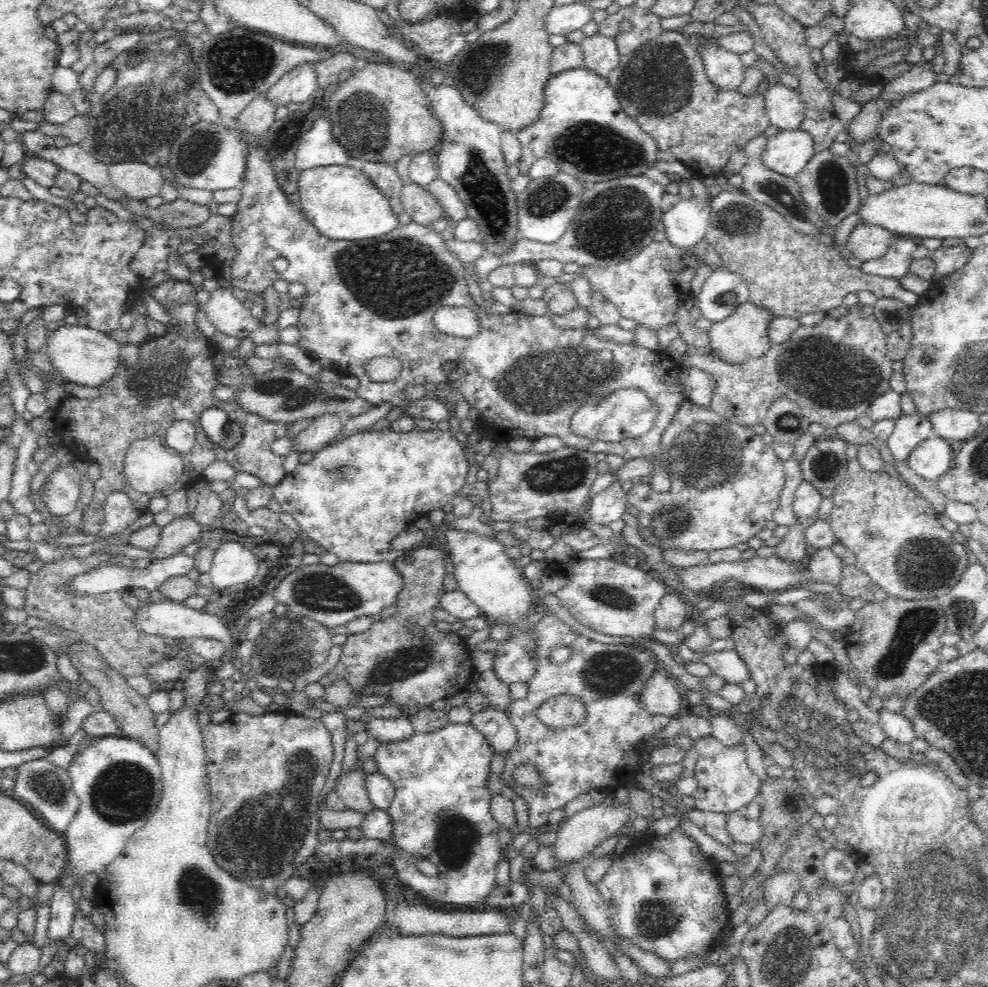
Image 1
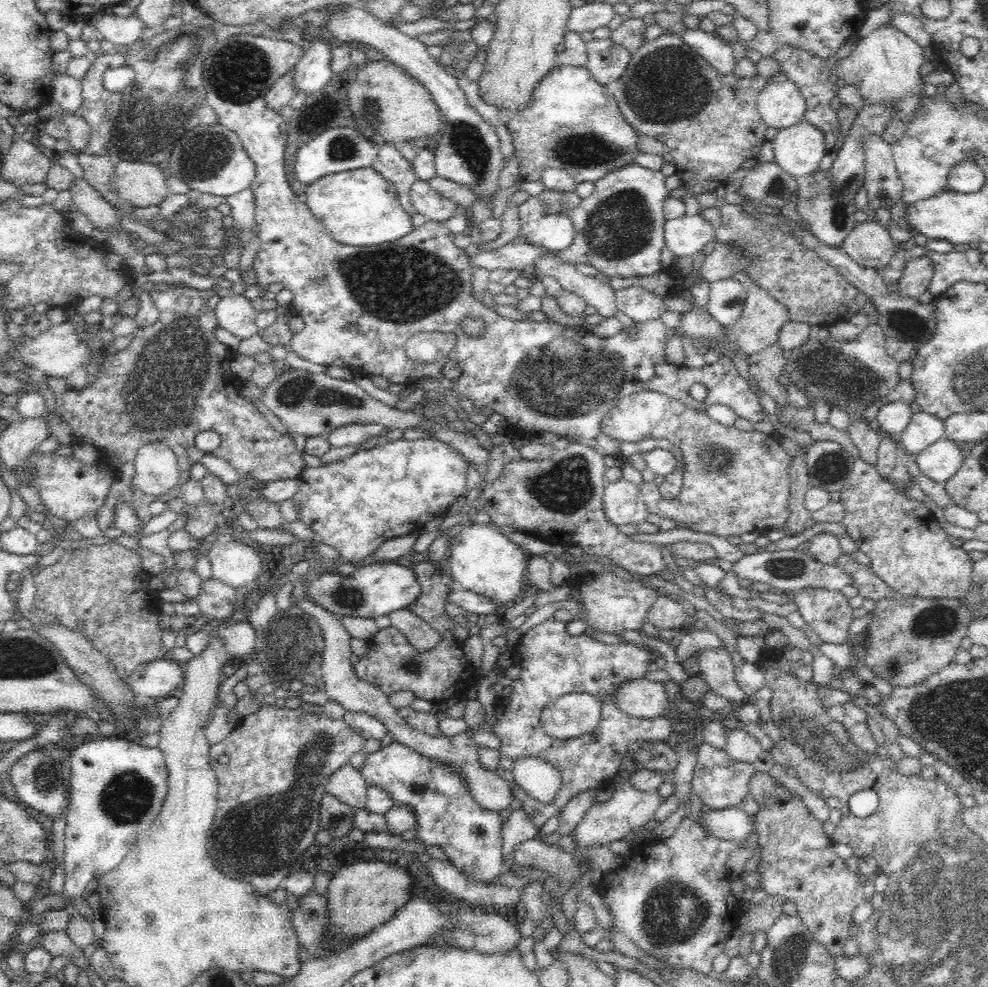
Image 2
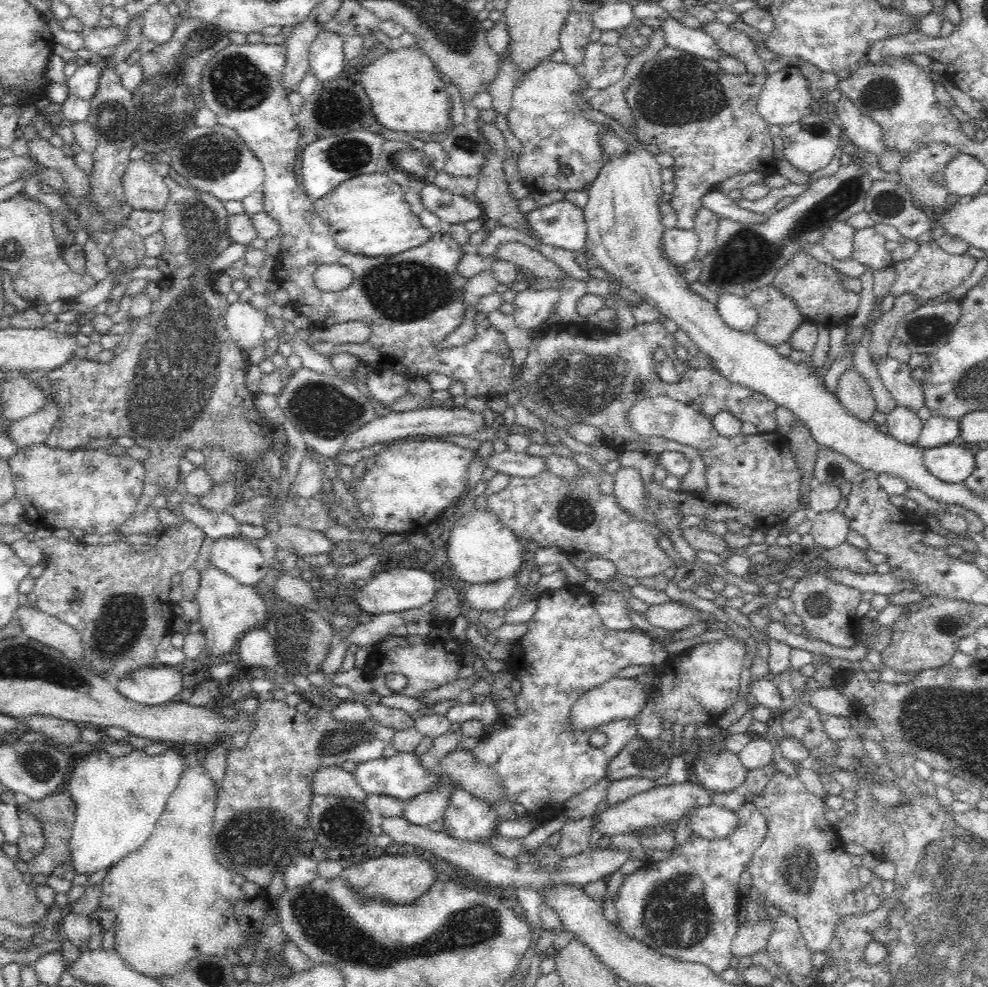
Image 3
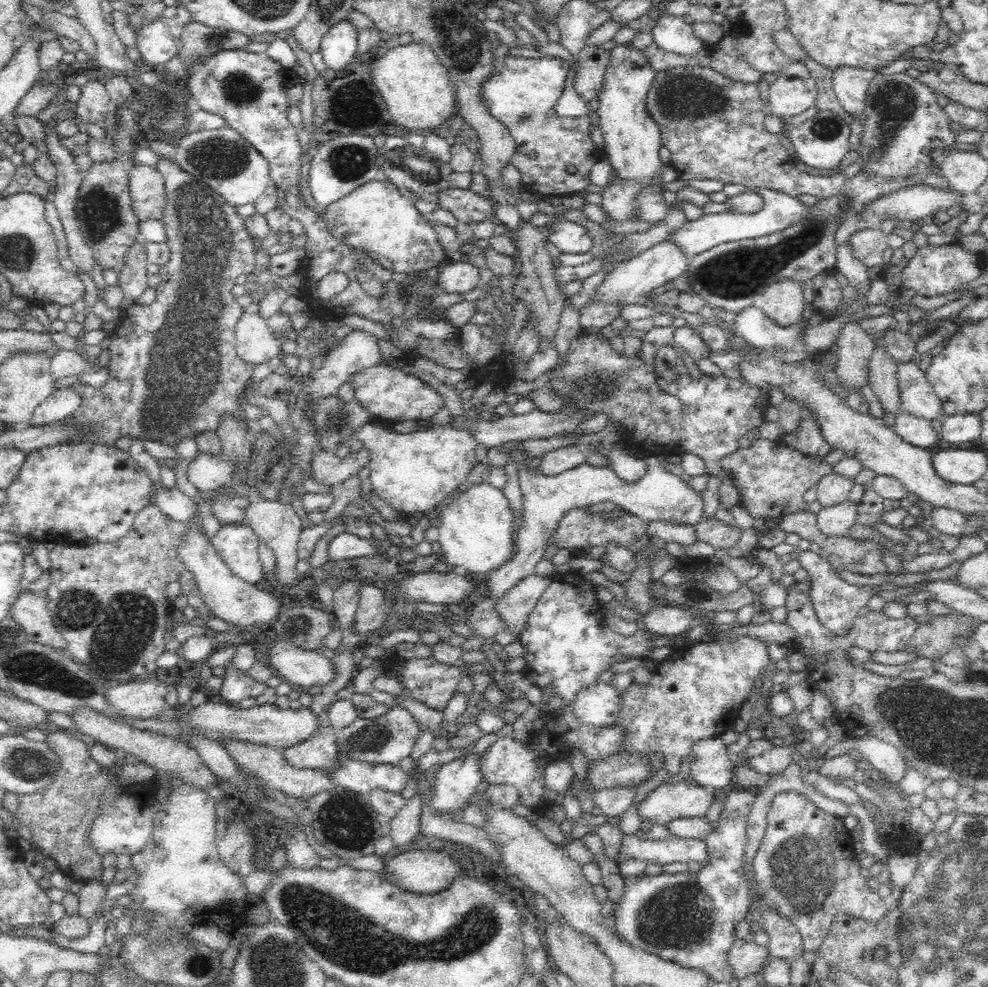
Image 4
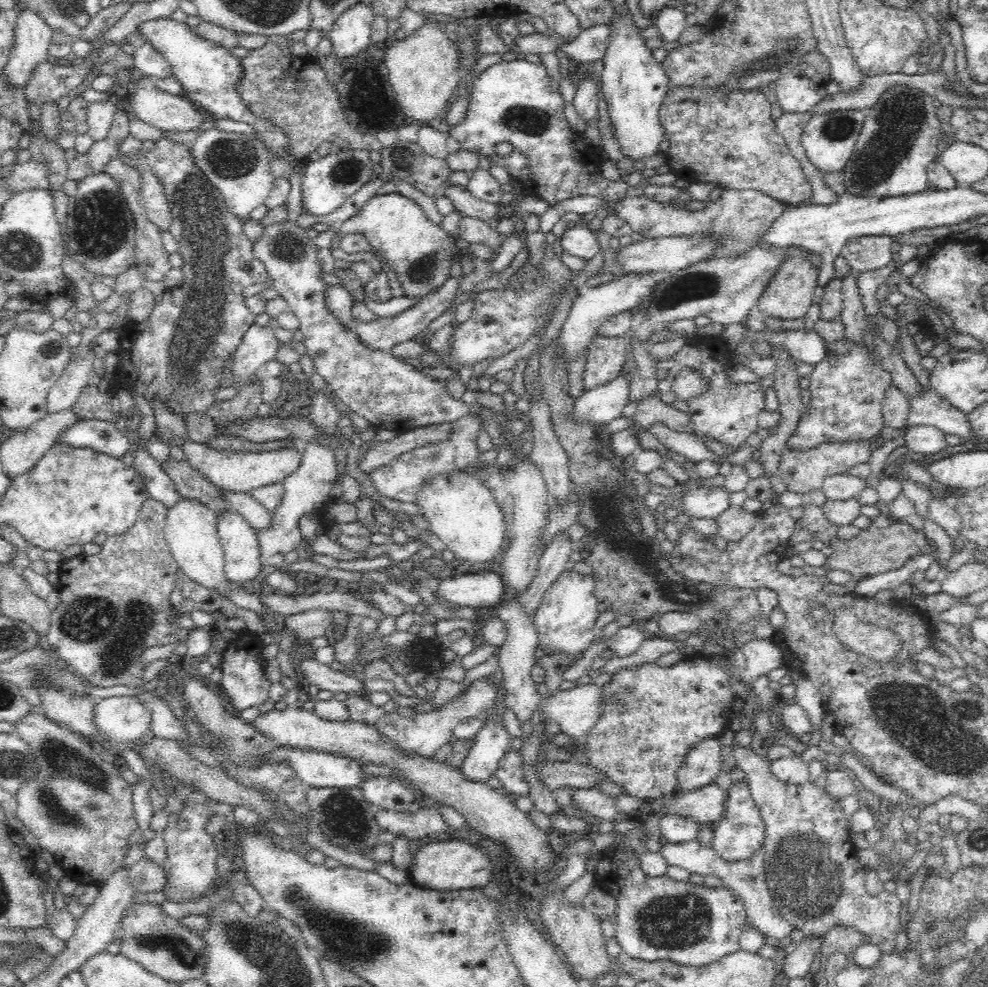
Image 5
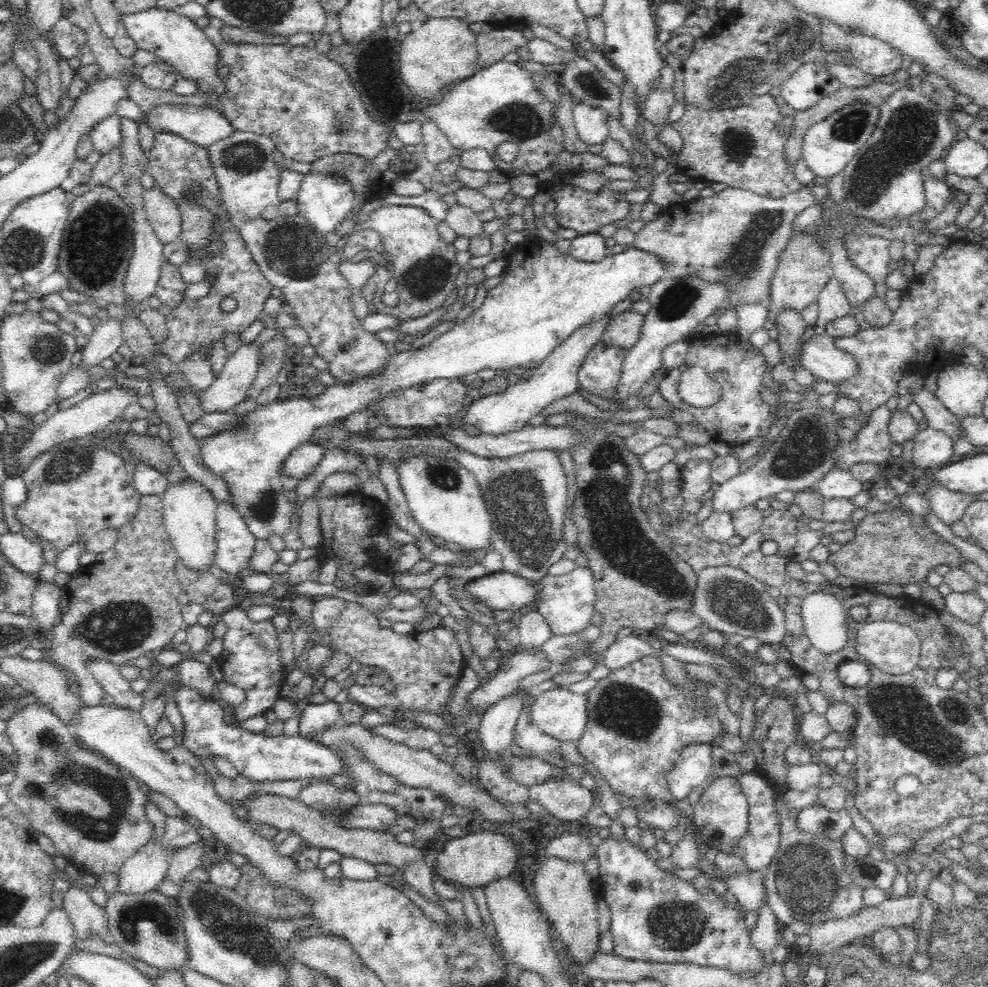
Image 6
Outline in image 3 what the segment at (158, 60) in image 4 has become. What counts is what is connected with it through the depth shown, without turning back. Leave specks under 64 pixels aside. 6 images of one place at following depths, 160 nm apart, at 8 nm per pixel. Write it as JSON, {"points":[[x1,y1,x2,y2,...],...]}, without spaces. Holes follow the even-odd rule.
{"points":[[156,3,143,14,142,38,160,47,172,40,176,27,174,17,168,13,166,5]]}

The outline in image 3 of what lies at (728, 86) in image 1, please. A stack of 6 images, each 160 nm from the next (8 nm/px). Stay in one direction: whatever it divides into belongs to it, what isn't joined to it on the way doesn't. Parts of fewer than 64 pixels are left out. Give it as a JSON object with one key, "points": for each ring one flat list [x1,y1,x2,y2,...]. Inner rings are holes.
{"points":[[664,18,660,30,665,46,676,52,688,53,699,59,718,58,721,50,716,41,701,28,686,27,678,18]]}

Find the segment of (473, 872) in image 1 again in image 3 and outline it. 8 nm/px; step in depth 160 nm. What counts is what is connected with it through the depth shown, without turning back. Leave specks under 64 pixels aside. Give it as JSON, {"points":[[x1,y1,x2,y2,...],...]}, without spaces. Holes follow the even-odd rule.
{"points":[[398,753,392,758,379,758,368,762,357,763,352,774,358,786,362,787,364,793,369,795,386,795,398,799,413,799,415,796,430,788,438,782,438,775,426,775,424,767,416,754],[456,789,442,820,441,830,460,840,482,843,484,838,497,834,494,831,496,820,496,814,490,810,488,803,477,799,466,789]]}

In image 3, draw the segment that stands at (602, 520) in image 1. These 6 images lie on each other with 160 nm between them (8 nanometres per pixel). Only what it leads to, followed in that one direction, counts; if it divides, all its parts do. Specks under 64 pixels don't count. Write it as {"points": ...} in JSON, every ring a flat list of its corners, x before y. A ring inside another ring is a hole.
{"points":[[620,466,613,474,614,477,614,494,620,506,623,506,629,514,638,518,643,518,648,522,654,522,652,515,644,509,642,501,643,480,642,475,635,466]]}

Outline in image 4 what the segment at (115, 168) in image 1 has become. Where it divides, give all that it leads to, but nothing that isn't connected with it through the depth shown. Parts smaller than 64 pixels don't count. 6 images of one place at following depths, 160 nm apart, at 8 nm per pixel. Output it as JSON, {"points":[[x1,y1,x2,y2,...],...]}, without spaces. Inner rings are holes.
{"points":[[136,164,129,173,129,193,138,220,162,220,167,203,165,181,152,166]]}

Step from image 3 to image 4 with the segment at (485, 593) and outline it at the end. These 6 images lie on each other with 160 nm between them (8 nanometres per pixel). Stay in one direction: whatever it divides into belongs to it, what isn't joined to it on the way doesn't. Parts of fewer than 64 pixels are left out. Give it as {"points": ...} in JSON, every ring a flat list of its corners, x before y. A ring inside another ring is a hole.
{"points":[[512,440,506,442,506,453,510,460,517,465,517,473,519,478,519,487,523,494,523,519,515,531,515,550,512,558,507,560,502,566,490,573,486,586,490,586,490,599,498,601,501,595,504,595,511,587,514,587,520,580,527,578,534,573,535,566,544,558,544,552,550,545,551,538,558,530,561,520,574,509,586,509,600,502,614,502,616,506,628,510,629,514,637,516,645,522,656,522,665,520,666,522,676,522,680,524,697,525,704,519,704,495,702,491,694,490,683,479,667,471,662,465,667,463,667,453,646,453,648,470,646,474,636,480,636,482,626,482,622,477,618,476,611,467,596,467,586,463,585,465,575,466,574,468,565,470,557,475,546,475,535,468,535,459,527,454,527,450,519,444,520,440]]}

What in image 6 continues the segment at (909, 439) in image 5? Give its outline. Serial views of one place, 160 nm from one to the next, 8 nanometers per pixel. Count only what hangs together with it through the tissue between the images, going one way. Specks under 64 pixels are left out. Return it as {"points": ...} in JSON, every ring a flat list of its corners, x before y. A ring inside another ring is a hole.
{"points":[[926,428,913,440,913,458,910,469,923,474,929,468,942,468,952,463,954,458,954,441,942,431]]}

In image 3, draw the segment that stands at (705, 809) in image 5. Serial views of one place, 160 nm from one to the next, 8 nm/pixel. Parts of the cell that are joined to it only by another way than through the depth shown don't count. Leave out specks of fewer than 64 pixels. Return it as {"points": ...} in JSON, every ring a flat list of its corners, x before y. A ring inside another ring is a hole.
{"points":[[692,778,671,785,655,785,650,790,642,791,627,801,608,808,606,812,593,816,594,829,603,835,631,834,634,830,649,830,656,826,678,822,682,817,697,808,710,805,710,792,698,785]]}

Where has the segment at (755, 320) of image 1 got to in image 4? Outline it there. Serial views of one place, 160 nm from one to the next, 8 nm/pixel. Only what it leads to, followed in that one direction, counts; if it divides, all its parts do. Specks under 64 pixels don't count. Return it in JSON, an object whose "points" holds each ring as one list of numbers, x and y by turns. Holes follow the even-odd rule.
{"points":[[782,279,763,288,754,299,753,306,780,326,790,326,801,320,806,299,799,282]]}

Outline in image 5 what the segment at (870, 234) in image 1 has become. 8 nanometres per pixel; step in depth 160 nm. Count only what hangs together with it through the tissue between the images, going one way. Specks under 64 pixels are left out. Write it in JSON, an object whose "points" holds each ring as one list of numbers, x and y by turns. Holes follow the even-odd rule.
{"points":[[883,235,860,236,850,240,841,251,842,259,850,266,850,272,874,272,892,261,892,238]]}

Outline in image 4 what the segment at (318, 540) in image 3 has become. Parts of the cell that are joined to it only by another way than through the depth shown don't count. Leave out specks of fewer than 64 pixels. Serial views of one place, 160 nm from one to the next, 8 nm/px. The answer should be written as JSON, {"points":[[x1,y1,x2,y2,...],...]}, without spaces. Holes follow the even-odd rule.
{"points":[[343,529,337,531,337,536,329,542,328,547,328,558,334,561,366,558,384,553,386,548,375,544,373,540,360,538]]}

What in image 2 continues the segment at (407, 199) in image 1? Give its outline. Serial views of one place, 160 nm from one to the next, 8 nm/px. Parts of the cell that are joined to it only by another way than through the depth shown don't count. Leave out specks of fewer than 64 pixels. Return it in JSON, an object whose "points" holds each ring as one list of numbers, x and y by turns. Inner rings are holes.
{"points":[[419,180,410,190,410,198,416,212,428,221,446,223,463,211,456,203,432,190,429,182]]}

